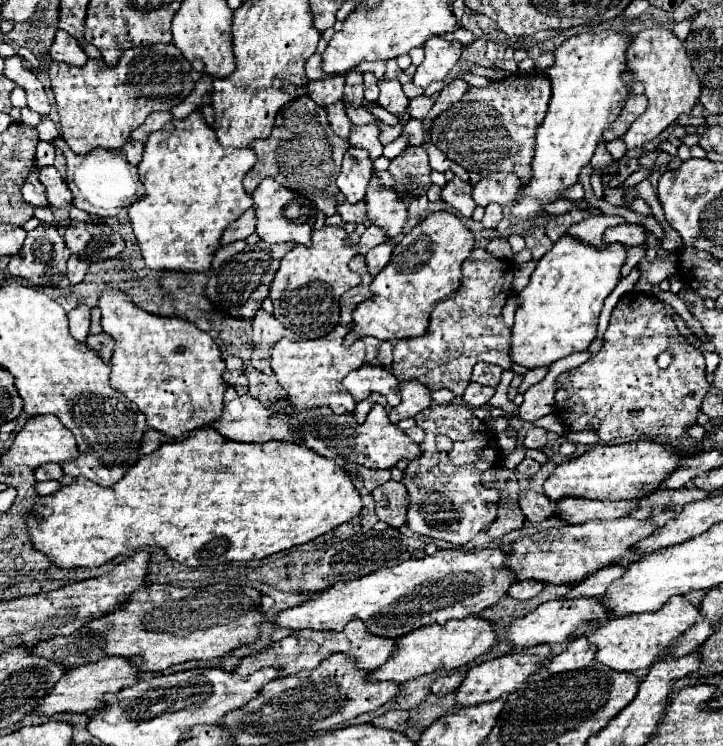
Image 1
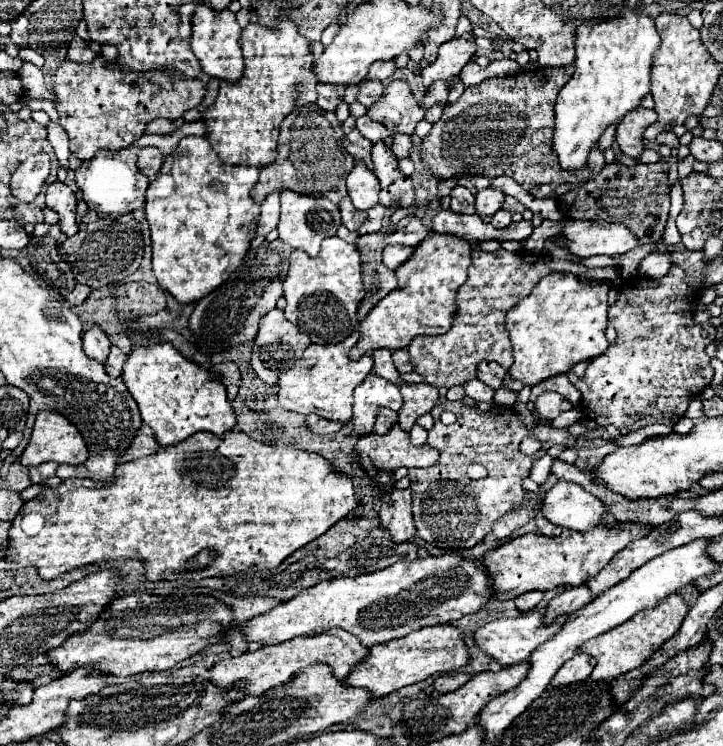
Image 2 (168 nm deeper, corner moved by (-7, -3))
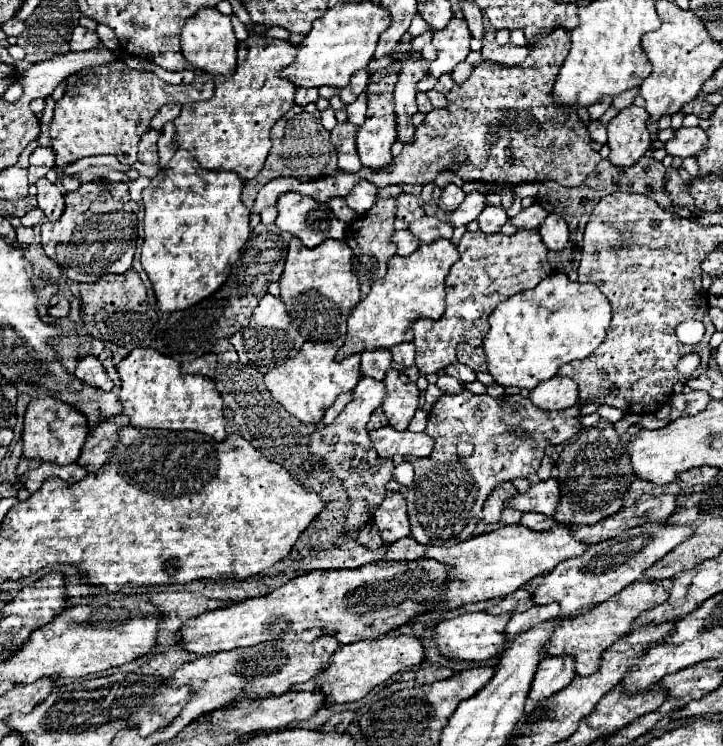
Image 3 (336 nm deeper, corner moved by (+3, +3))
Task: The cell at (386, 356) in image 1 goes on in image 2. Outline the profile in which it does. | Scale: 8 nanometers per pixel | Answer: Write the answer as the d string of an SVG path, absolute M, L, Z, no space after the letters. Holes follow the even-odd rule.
M396 350L396 352L392 352L392 358L394 358L396 368L398 368L402 374L414 372L414 364L410 362L410 356L408 356L406 350Z

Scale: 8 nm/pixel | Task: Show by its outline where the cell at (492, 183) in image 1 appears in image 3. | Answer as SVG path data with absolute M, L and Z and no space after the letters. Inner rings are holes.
M478 190L466 194L464 202L460 204L460 208L456 208L452 212L452 226L466 226L468 222L476 220L478 214L484 210L486 206L486 196Z

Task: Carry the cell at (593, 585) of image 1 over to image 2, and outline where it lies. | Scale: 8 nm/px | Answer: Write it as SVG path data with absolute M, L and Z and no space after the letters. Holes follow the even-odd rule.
M576 586L576 588L566 588L564 592L560 592L556 598L552 598L546 606L546 612L542 614L542 620L546 624L556 622L562 614L572 614L574 610L590 604L594 600L592 592L588 590L588 586Z

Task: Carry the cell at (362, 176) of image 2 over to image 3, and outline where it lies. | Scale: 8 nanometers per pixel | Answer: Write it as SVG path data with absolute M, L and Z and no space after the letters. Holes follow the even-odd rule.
M360 180L360 184L356 184L352 192L348 192L346 202L358 214L368 212L376 202L376 190L378 188L374 184L368 184L368 180Z

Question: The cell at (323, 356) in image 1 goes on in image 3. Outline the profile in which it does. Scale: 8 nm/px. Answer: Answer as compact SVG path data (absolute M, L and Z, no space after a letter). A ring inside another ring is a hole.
M336 338L332 342L304 342L302 348L290 356L284 364L274 366L266 372L264 384L272 398L280 402L292 416L306 424L318 424L324 412L342 392L350 392L360 380L360 354L352 354L336 362L336 352L344 340Z

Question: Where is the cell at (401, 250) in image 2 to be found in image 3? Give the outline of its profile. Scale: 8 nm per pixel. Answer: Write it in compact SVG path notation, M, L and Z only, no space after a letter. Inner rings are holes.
M396 230L394 236L392 236L392 242L396 244L396 254L400 256L410 256L418 246L420 246L420 240L416 240L408 230Z

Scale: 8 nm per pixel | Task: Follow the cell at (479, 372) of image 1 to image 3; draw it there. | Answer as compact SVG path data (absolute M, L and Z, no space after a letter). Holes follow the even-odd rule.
M460 344L458 362L470 366L474 372L486 372L488 370L484 348L474 348L474 346L468 346L468 344Z

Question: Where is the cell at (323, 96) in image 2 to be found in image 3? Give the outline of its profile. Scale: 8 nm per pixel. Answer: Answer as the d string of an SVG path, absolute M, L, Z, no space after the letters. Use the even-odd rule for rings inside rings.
M298 88L296 92L296 104L306 106L310 102L318 100L318 88Z

